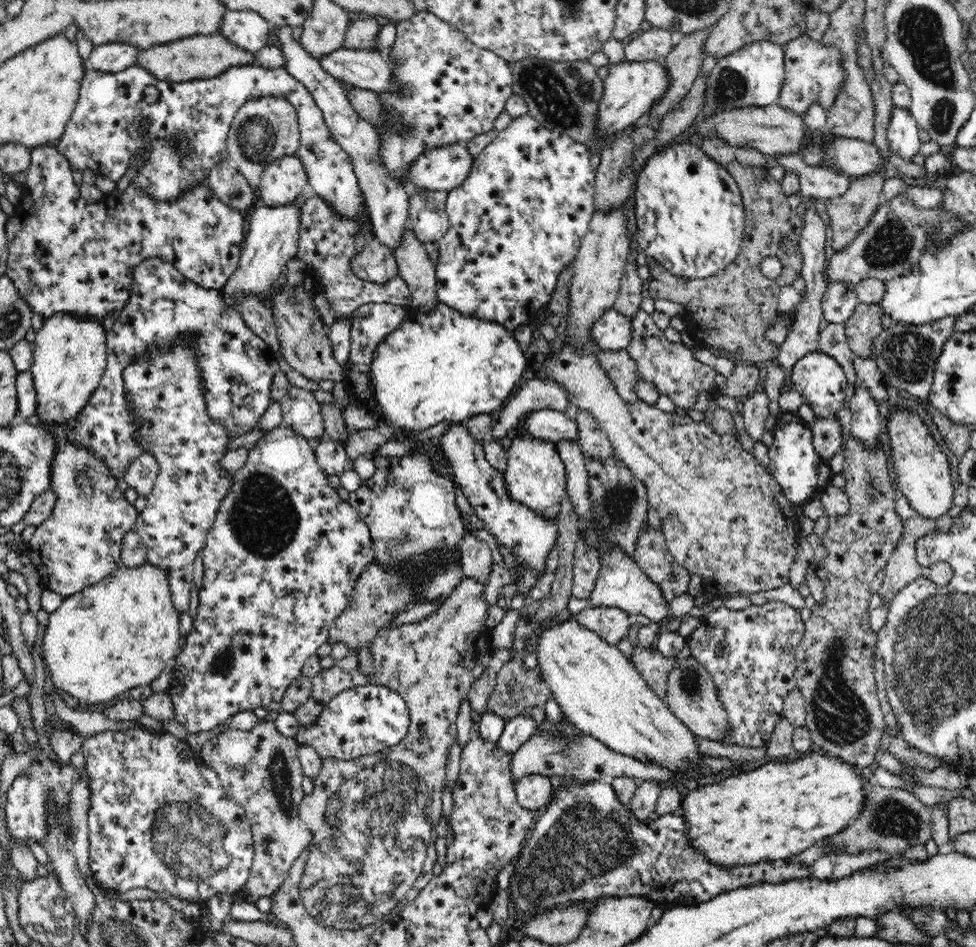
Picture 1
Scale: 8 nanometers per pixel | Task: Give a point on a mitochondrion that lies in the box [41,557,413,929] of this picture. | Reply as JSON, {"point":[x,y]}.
{"point":[203,850]}

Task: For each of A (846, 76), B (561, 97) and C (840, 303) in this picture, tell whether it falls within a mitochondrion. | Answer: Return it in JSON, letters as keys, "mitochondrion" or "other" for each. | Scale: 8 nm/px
{"A":"other","B":"mitochondrion","C":"other"}

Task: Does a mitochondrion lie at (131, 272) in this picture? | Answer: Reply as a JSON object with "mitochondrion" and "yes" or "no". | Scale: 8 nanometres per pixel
{"mitochondrion":"no"}

